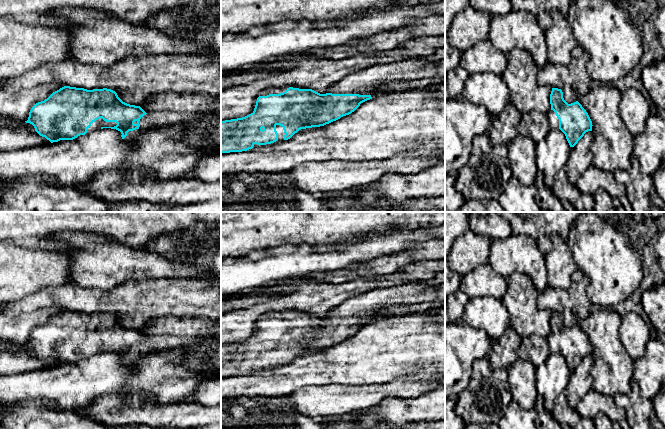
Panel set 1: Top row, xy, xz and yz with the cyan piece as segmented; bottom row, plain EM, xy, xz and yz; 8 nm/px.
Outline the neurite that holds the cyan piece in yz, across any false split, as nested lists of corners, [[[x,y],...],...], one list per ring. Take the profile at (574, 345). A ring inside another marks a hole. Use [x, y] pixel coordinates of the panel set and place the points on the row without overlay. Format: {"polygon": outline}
{"polygon": [[[552,312],[550,328],[551,333],[546,337],[549,351],[560,353],[570,371],[574,371],[586,356],[592,355],[592,345],[586,334],[578,325],[568,328],[561,313]]]}

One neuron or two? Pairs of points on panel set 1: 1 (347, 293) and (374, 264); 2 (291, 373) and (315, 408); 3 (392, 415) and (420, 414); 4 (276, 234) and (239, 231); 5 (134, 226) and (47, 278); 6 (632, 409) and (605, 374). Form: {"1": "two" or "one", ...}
{"1": "two", "2": "two", "3": "one", "4": "one", "5": "two", "6": "two"}

